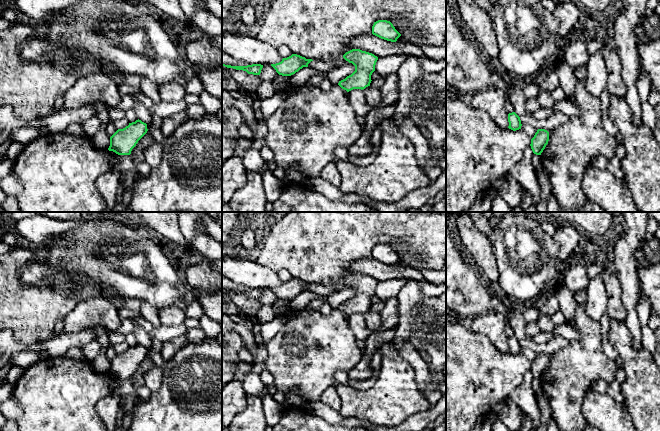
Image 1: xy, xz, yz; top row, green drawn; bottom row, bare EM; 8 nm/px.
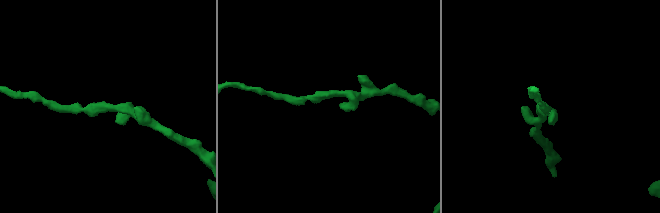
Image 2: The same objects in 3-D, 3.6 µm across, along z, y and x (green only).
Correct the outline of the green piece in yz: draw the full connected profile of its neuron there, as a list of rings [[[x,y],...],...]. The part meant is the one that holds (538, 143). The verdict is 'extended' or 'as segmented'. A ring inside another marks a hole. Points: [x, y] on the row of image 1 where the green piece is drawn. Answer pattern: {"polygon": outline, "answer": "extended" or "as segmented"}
{"polygon": [[[538,129],[531,139],[531,149],[534,154],[541,155],[549,141],[549,132],[545,129]]], "answer": "as segmented"}

